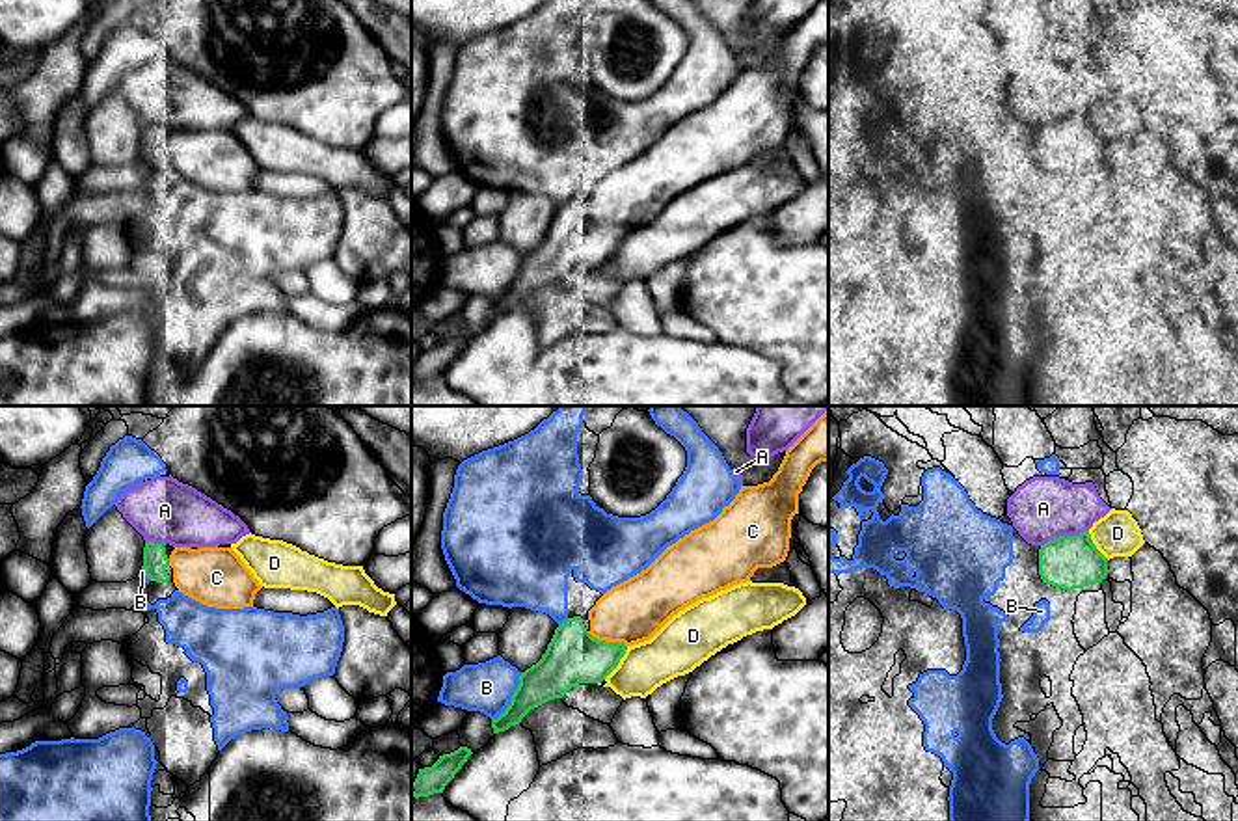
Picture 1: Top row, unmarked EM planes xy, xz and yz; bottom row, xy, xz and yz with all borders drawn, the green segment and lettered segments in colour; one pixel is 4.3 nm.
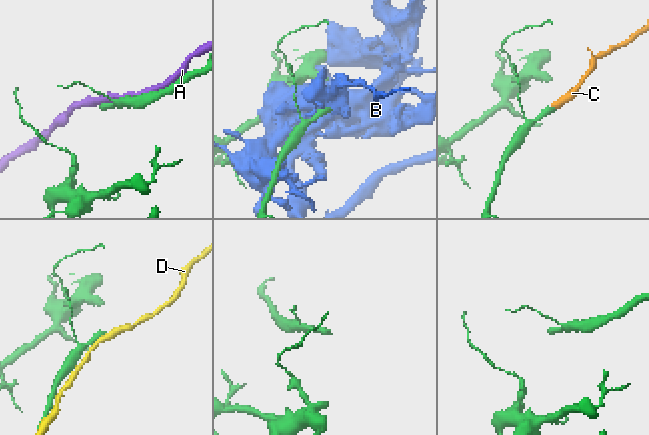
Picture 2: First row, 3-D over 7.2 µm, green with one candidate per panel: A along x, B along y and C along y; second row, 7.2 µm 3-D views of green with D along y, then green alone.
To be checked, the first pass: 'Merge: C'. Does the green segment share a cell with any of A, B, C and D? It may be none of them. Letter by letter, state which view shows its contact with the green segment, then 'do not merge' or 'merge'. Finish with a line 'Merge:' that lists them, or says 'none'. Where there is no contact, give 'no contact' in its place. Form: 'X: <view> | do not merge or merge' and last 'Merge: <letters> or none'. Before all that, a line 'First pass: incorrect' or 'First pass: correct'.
First pass: correct
A: yz | do not merge
B: xz | do not merge
C: xz | merge
D: xz | do not merge
Merge: C

